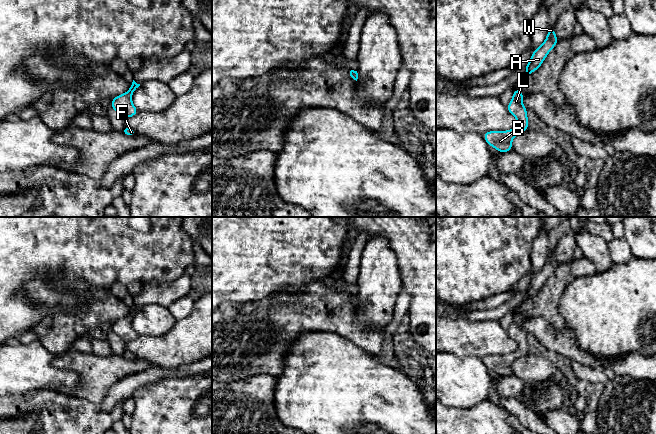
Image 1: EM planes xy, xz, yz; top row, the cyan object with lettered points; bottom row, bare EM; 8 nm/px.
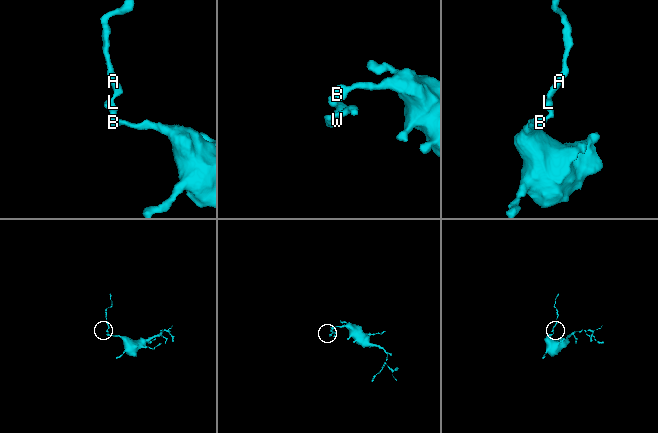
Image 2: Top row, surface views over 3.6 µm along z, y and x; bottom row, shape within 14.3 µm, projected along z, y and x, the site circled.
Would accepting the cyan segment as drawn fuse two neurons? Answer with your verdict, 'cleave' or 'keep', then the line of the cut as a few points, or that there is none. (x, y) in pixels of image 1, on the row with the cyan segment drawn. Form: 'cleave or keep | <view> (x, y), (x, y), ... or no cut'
keep | no cut

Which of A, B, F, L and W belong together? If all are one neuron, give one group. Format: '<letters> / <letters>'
A B F L W

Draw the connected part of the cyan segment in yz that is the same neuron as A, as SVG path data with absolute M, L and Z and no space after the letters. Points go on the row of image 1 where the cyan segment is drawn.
M549 27L546 40L539 48L532 52L532 57L526 66L525 76L536 71L541 66L548 53L555 47L557 42L558 38L555 35L554 27Z

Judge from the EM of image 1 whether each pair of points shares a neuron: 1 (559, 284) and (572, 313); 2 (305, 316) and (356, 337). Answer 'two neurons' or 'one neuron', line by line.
1: two neurons
2: one neuron

